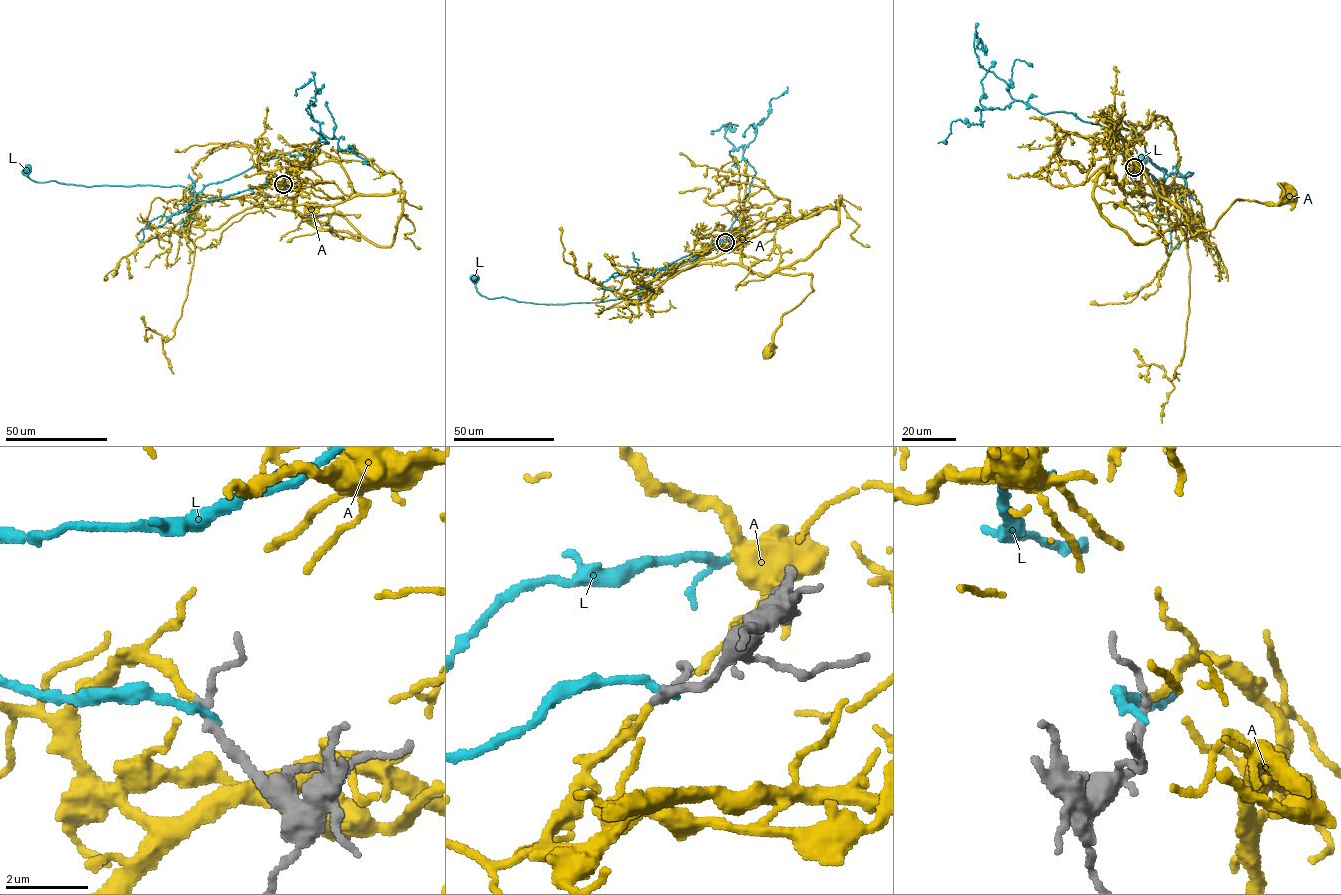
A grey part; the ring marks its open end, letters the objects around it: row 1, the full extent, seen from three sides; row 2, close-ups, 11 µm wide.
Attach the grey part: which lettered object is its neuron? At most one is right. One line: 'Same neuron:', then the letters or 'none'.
Same neuron: A

